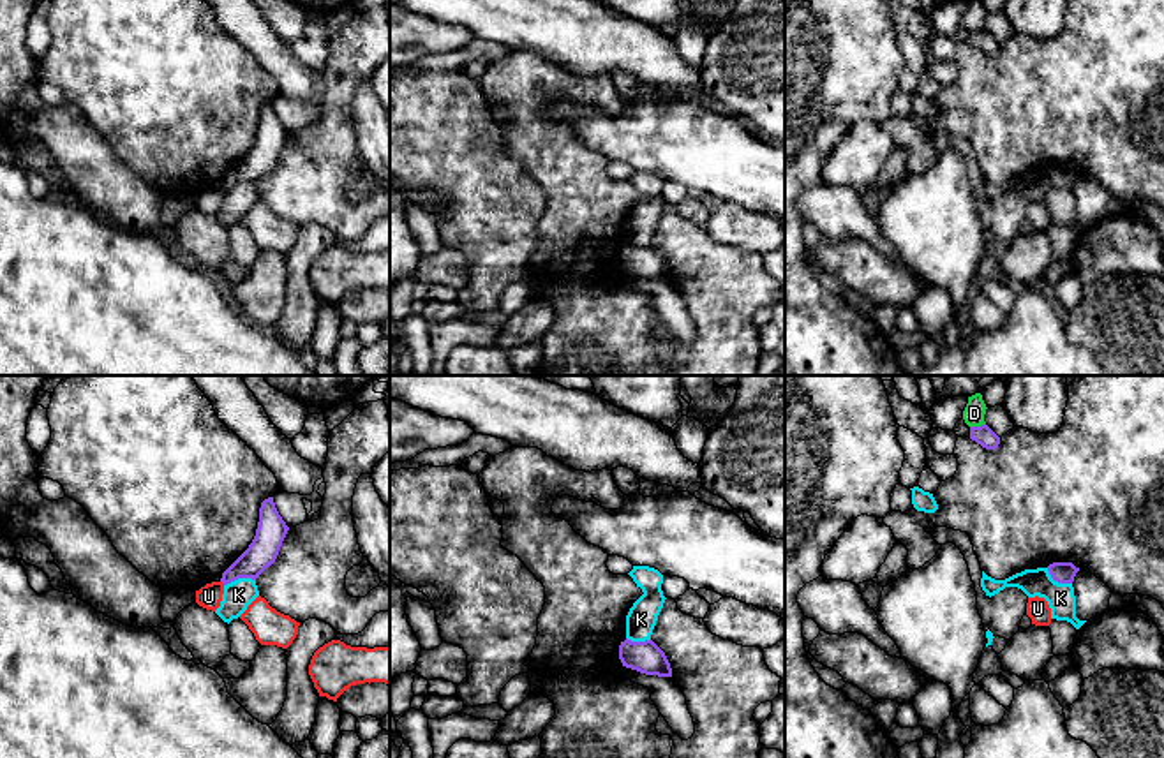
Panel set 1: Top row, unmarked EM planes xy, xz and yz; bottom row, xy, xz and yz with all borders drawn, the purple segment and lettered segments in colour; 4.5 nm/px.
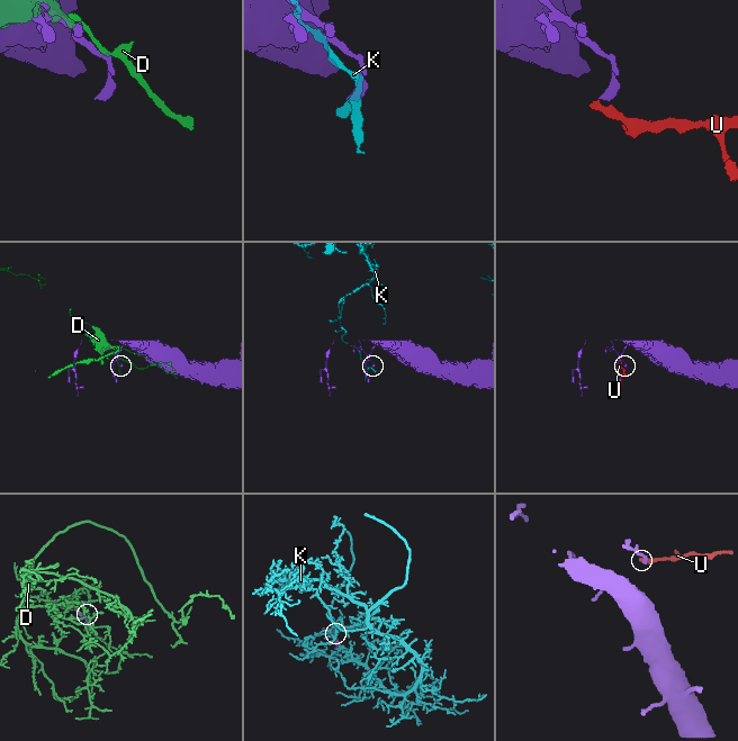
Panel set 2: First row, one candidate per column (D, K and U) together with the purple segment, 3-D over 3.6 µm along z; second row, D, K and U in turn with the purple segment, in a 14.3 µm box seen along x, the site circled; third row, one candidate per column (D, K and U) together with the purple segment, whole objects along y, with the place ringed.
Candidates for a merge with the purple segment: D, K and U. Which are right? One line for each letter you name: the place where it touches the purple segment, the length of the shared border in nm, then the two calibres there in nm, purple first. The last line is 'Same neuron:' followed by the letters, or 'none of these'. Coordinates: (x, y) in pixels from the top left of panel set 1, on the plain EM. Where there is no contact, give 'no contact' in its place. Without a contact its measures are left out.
Same neuron: none of these

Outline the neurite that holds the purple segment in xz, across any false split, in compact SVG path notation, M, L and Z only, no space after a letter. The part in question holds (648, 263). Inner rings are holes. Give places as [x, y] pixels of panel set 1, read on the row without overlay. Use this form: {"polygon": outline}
{"polygon": "M626 243L619 250L619 264L623 271L645 280L672 282L665 257L653 245L631 247Z"}

